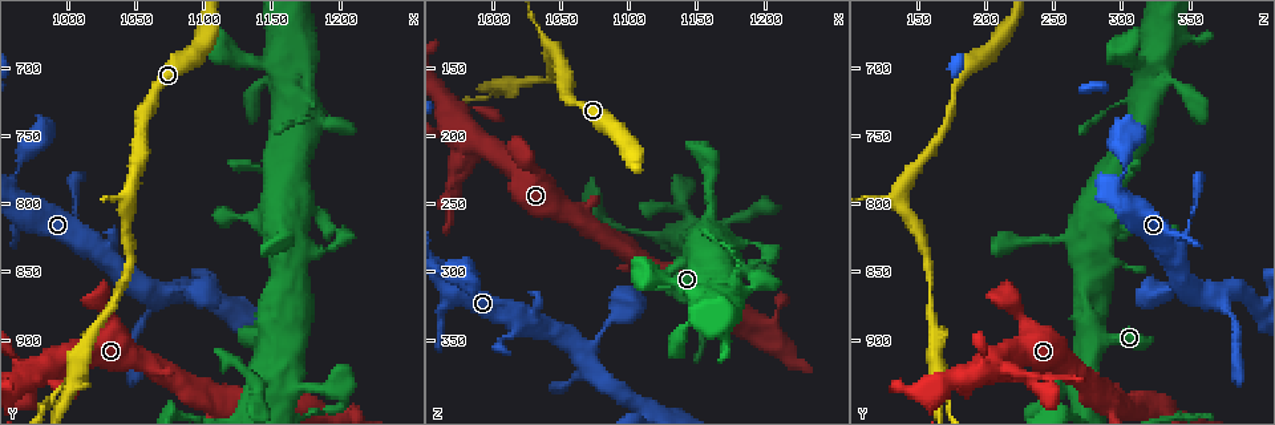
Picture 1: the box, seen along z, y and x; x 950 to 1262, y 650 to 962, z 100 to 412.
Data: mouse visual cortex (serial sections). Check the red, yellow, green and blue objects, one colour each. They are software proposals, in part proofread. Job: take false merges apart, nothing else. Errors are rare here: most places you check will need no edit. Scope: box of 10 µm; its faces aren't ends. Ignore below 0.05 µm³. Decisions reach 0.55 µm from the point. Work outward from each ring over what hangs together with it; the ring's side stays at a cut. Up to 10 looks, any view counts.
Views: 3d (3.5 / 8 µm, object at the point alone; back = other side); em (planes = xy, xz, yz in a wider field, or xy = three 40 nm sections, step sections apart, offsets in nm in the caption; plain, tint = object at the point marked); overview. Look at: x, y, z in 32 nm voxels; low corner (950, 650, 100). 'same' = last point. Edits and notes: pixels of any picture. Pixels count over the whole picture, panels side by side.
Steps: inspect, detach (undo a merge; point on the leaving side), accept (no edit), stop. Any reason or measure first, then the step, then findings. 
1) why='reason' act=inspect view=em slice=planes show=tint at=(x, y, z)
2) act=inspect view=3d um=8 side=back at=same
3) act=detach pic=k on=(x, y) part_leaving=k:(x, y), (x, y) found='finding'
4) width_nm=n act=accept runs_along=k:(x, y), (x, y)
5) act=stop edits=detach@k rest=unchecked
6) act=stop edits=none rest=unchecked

why='small branch off a trunk' act=inspect view=3d um=3.5 at=(1076, 864, 356)

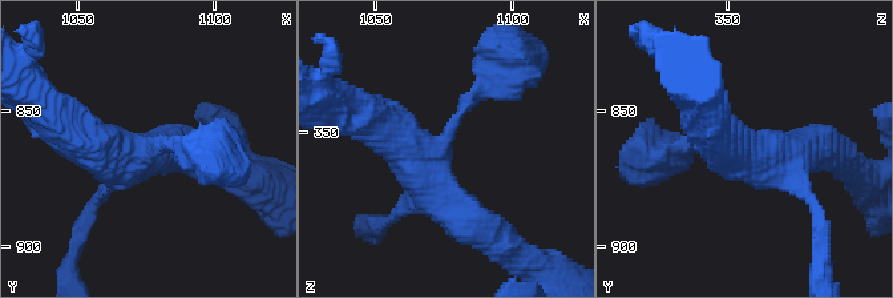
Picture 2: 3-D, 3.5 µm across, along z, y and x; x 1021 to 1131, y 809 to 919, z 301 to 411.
arms=4 arm_widths_nm=150,150,500,500 act=inspect view=em slice=xy step=2 show=tint at=(1075, 865, 356)

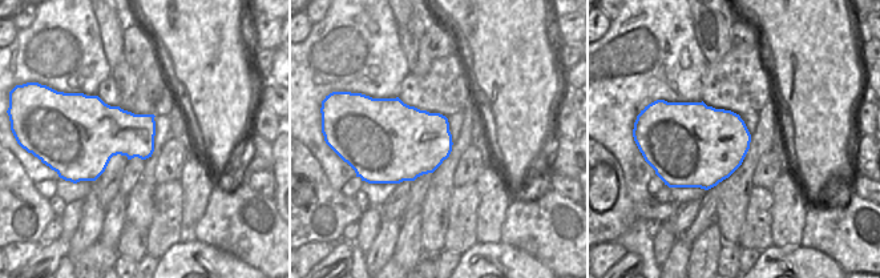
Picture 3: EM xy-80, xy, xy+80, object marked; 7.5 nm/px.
act=inspect view=em slice=xy step=3 show=tint at=same

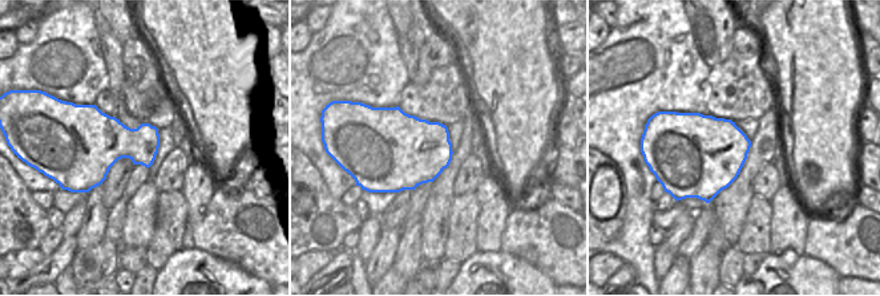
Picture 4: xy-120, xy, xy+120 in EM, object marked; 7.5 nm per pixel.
act=accept runs_along=2:(354, 113), (403, 144), (472, 226) found='all the same cell'

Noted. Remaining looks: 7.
why='sharp bend' act=inspect view=3d um=8 side=back at=(1144, 930, 262)

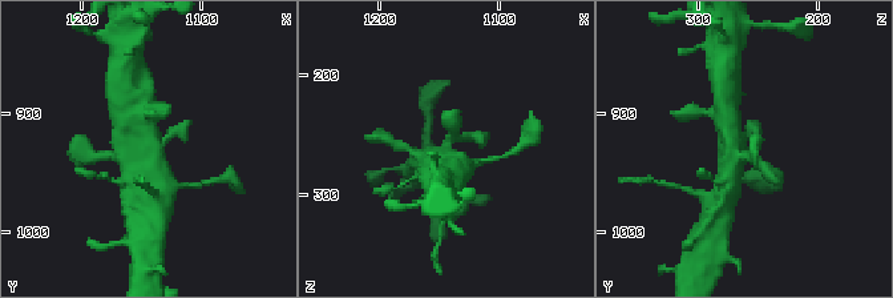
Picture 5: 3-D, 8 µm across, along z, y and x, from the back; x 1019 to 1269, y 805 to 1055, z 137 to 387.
why='need the tissue' act=inspect view=em slice=xy step=2 show=tint at=same

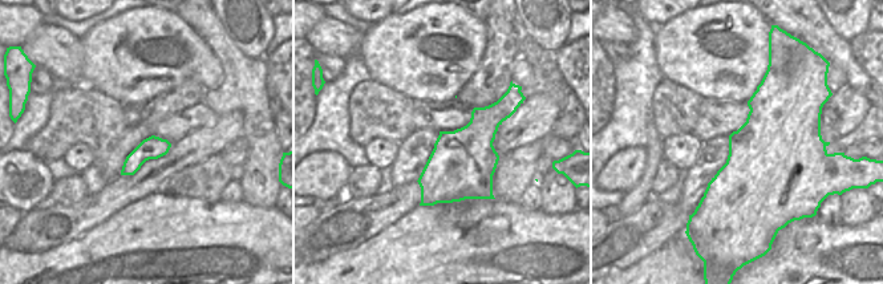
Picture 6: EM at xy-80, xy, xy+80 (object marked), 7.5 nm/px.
act=accept runs_along=5:(145, 112), (137, 147), (161, 184) found='all the same cell'

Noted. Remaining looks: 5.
why='abrupt turn' act=inspect view=3d um=3.5 at=(1044, 792, 136)

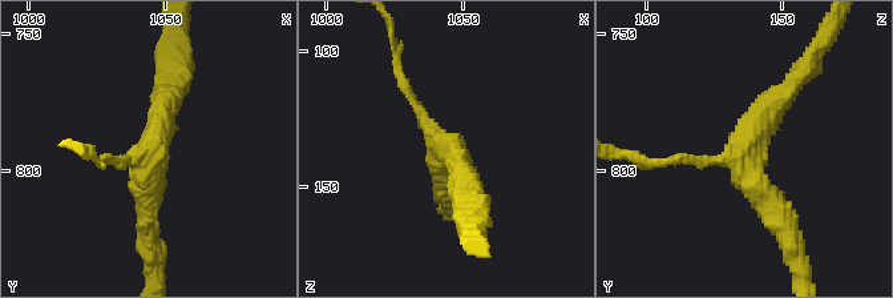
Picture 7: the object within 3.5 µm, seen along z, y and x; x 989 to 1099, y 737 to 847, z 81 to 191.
arms=3 arm_widths_nm=150,300,300 why='shape alone is not enough' act=inspect view=em slice=planes show=tint at=(1045, 793, 136)

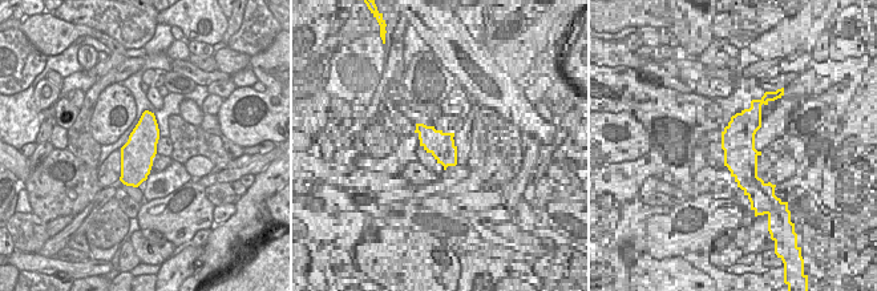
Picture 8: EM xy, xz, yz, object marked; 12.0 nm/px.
act=accept found='one cell here'

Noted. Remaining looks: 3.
why='sudden change in width' act=inspect view=3d um=3.5 at=(1004, 928, 168)

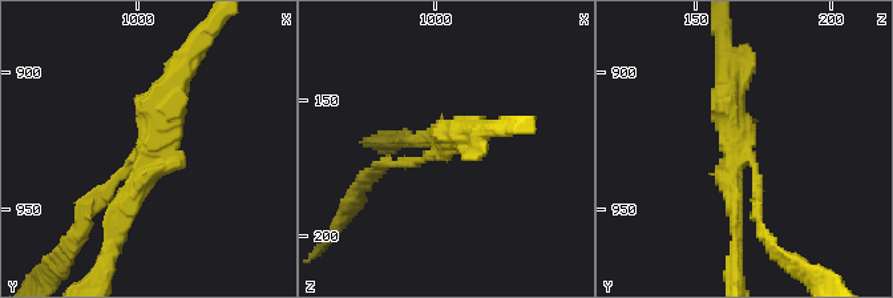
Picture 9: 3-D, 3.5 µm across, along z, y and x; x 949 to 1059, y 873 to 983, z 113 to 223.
why='now the EM' act=inspect view=em slice=xy step=5 show=tint at=(1004, 926, 168)

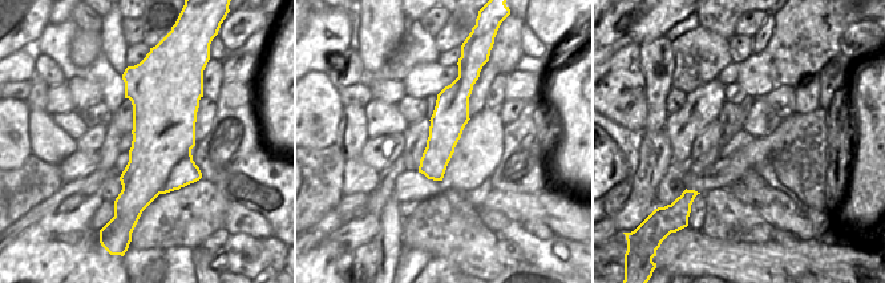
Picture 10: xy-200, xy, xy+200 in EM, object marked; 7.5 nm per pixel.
width_nm=280 act=detach pic=9 on=(92, 202) part_leaving=9:(122, 169), (65, 240) found='a second cell is stuck on'

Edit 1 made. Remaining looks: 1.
act=stop edits=detach@9 rest=unchecked

